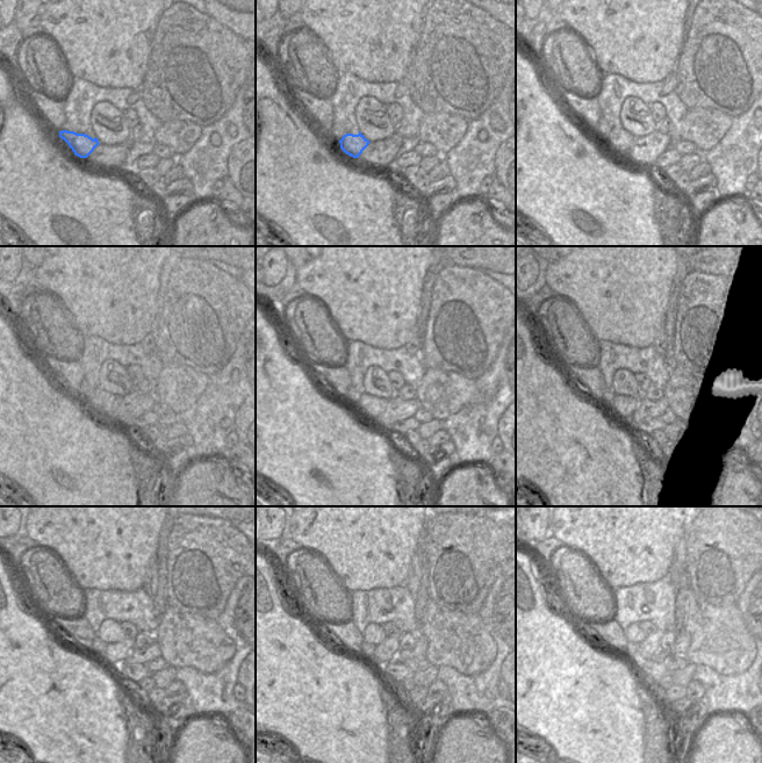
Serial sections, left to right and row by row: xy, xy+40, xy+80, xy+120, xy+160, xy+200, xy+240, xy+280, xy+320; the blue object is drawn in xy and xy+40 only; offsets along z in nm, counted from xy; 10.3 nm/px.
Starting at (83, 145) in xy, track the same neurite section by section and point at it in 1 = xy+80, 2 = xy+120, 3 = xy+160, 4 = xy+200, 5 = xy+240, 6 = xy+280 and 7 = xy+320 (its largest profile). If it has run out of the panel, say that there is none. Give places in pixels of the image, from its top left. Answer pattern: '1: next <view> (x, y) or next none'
1: next xy+80 (622, 142)
2: next xy+120 (103, 402)
3: next xy+160 (367, 407)
4: next xy+200 (626, 405)
5: next xy+240 (117, 653)
6: next xy+280 (385, 652)
7: next xy+320 (647, 649)

